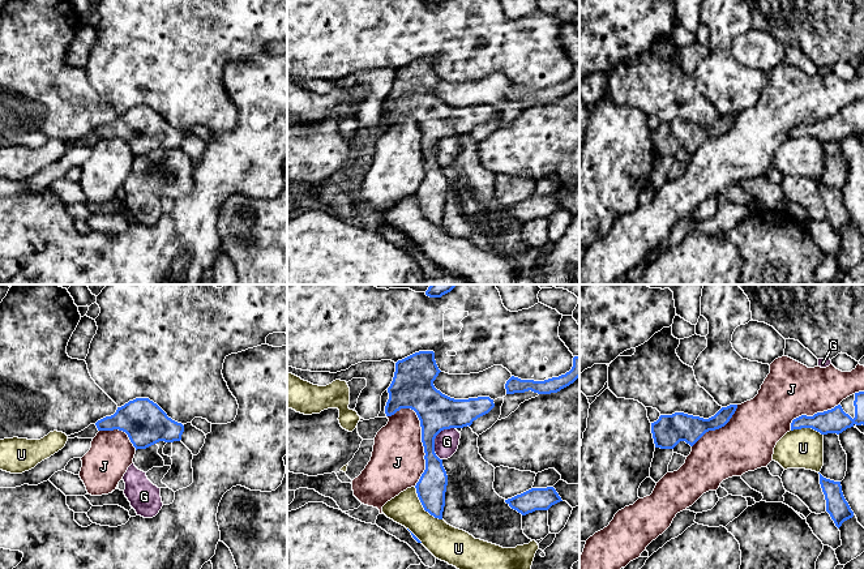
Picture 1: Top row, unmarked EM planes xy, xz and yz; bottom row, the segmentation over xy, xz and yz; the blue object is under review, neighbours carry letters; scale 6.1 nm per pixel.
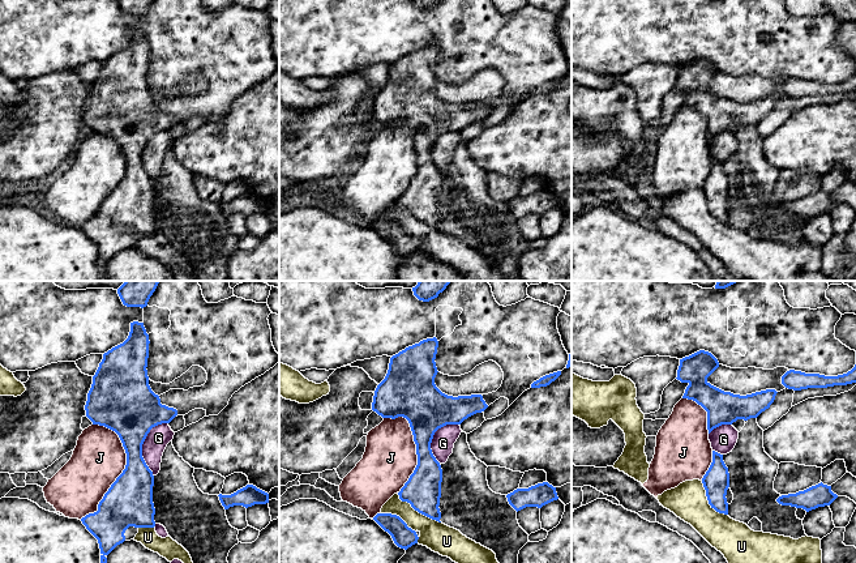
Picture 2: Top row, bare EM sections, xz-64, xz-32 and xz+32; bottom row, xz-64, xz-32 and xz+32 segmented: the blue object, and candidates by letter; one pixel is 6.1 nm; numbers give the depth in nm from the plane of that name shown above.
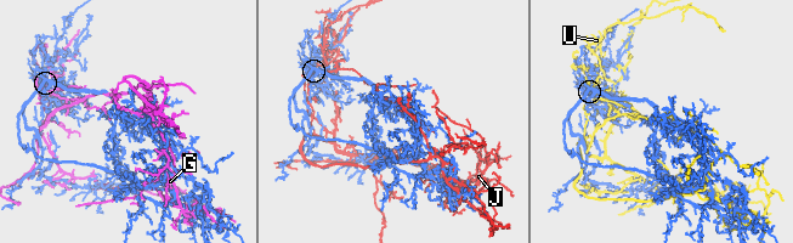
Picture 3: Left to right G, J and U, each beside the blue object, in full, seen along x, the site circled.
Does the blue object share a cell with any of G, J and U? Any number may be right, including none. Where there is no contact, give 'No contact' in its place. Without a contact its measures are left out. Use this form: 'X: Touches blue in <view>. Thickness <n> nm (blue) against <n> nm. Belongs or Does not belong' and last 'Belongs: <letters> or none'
G: Touches blue in xz. Thickness 240 nm (blue) against 150 nm. Does not belong
J: Touches blue in xz. Thickness 240 nm (blue) against 320 nm. Does not belong
U: Touches blue in xz. Thickness 180 nm (blue) against 220 nm. Does not belong
Belongs: none

